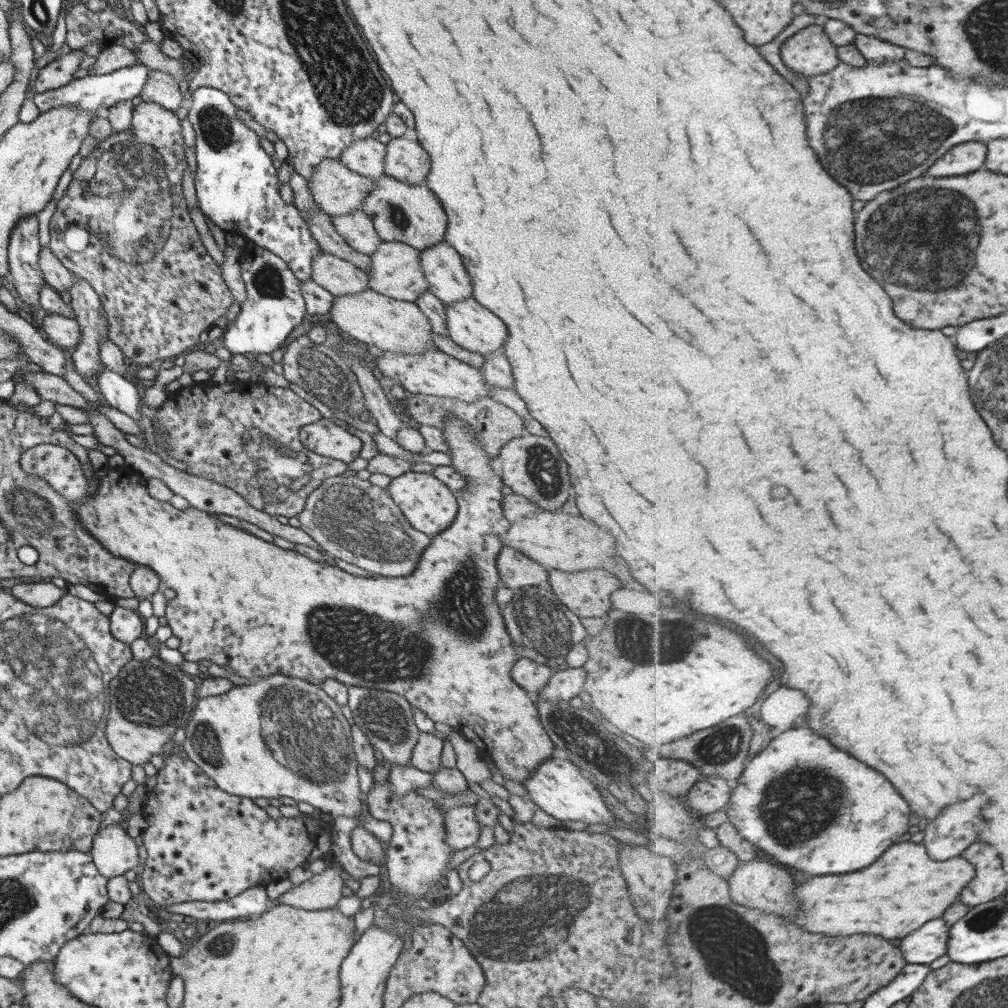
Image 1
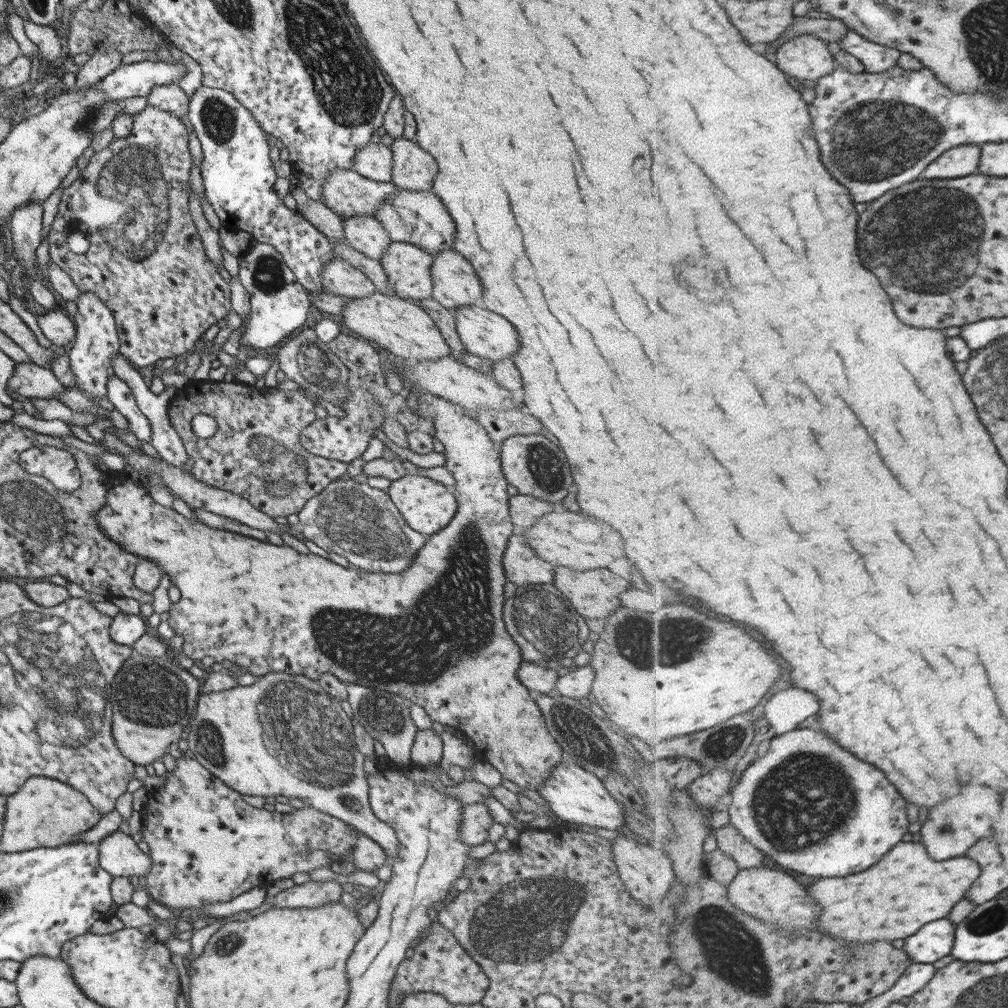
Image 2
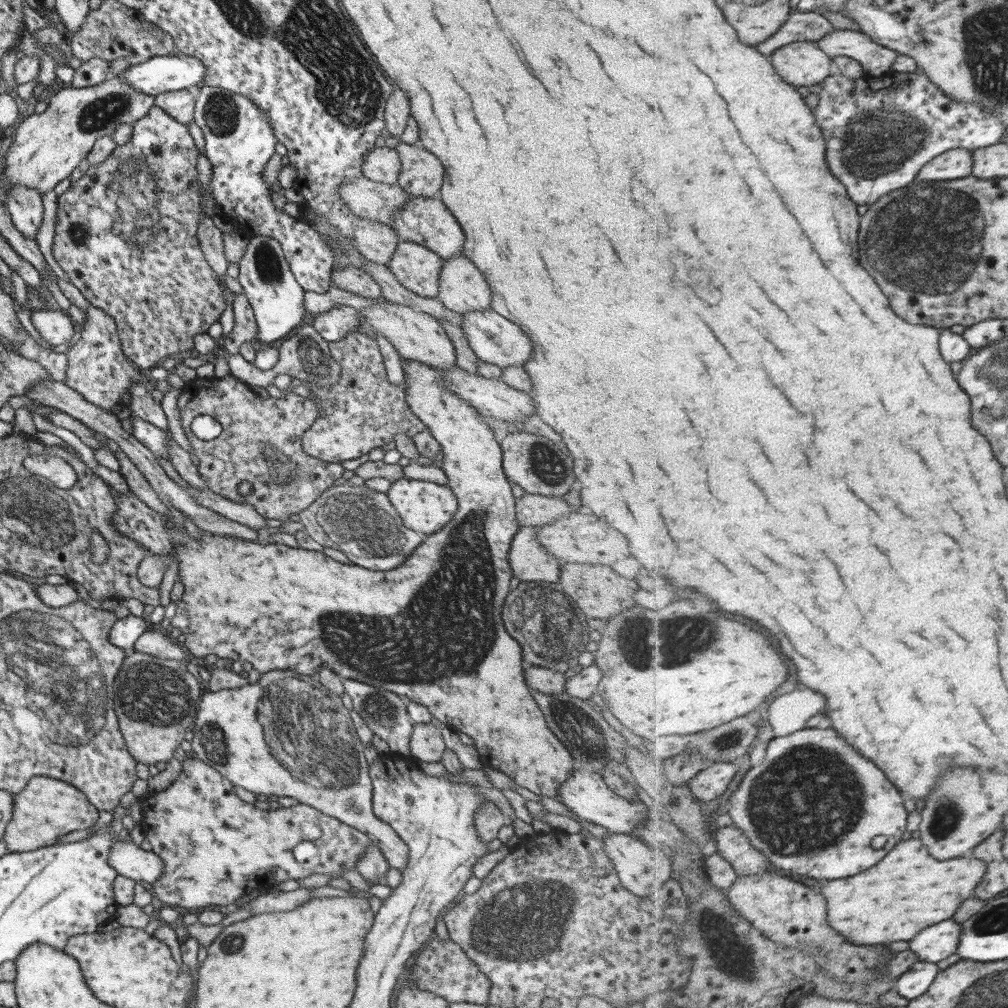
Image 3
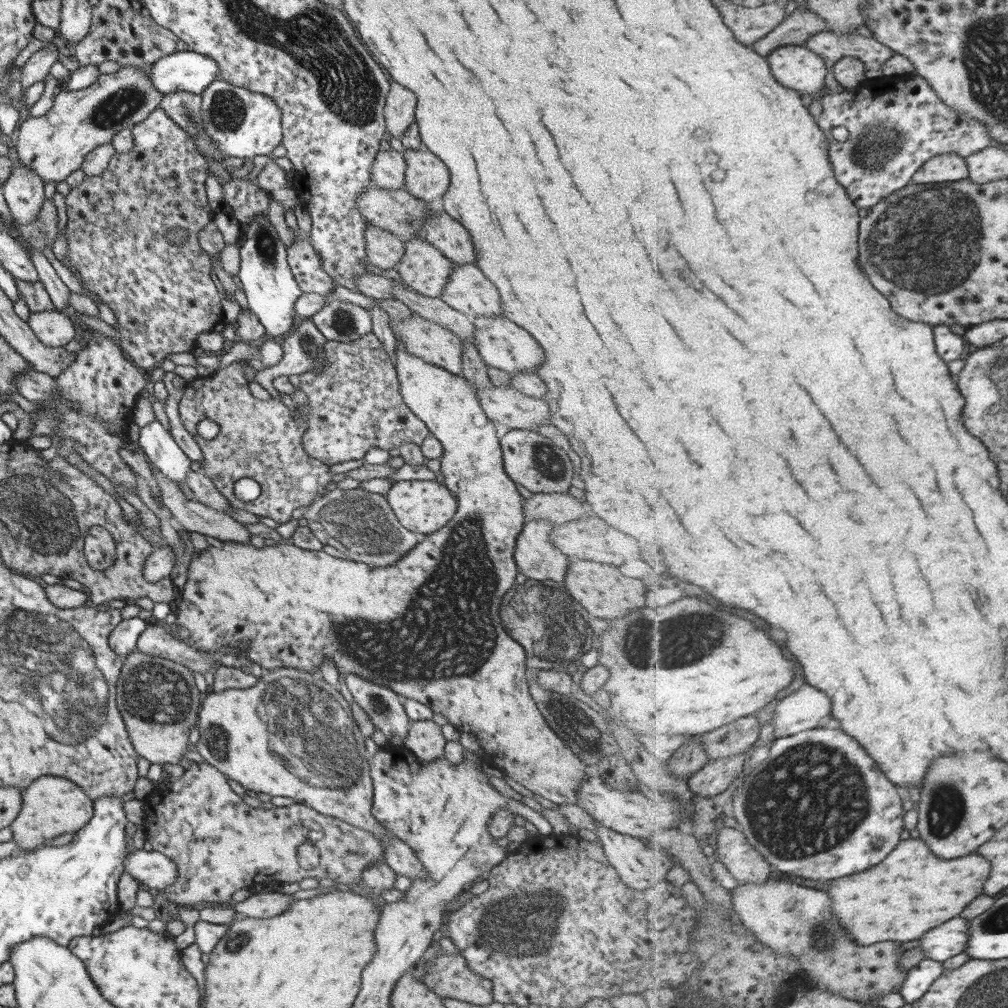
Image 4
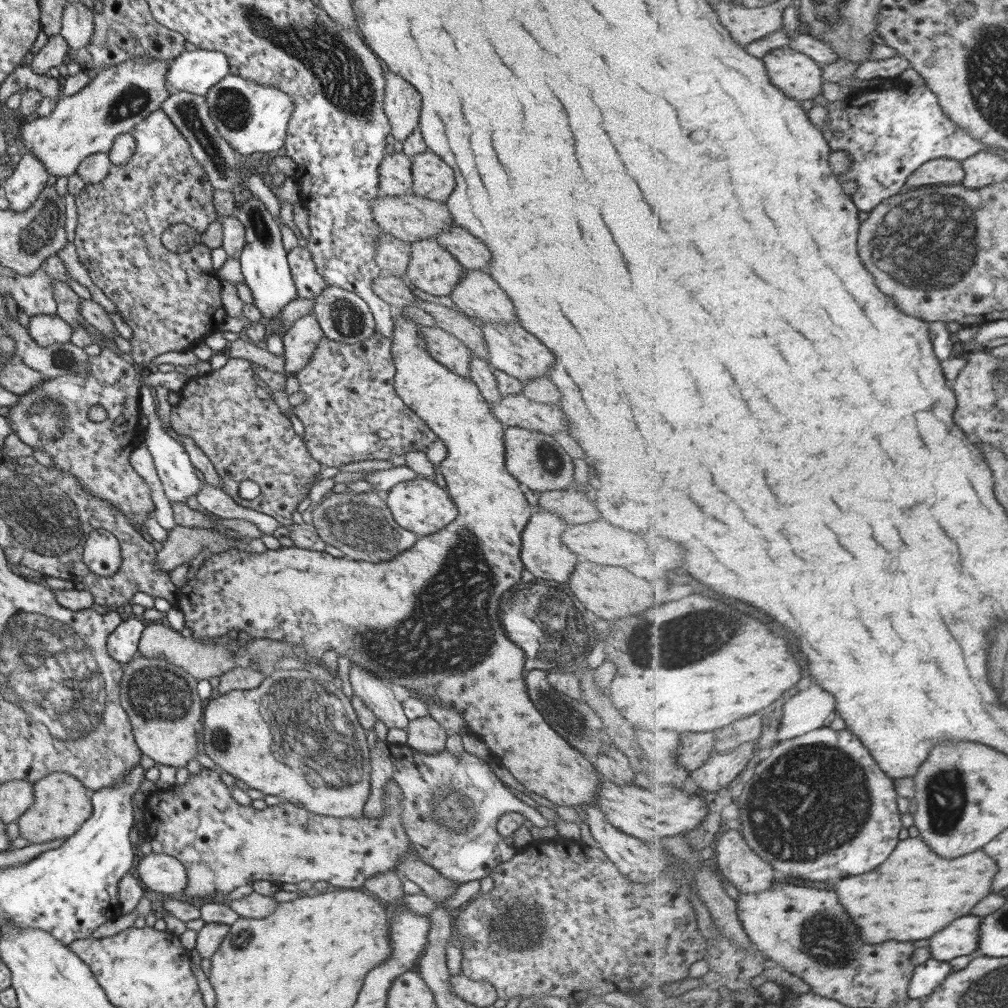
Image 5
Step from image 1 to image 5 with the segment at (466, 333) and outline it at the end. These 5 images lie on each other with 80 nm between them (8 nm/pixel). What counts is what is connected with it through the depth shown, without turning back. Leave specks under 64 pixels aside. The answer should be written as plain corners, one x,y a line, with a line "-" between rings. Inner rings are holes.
517,322
501,324
483,323
480,328
487,355
486,363
492,368
516,378
519,382
529,381
529,378
547,376
547,371
553,365
553,357
543,344
531,334
519,327

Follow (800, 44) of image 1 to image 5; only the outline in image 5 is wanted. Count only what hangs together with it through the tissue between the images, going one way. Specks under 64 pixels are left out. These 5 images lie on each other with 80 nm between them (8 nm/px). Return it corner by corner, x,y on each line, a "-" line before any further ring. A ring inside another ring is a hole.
789,45
773,49
763,58
770,79
787,96
809,100
823,90
823,69
818,61

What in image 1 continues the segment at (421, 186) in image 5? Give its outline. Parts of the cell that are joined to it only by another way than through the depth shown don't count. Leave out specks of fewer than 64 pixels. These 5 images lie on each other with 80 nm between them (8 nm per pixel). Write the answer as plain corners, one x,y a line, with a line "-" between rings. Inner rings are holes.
391,137
385,145
384,174
407,184
425,184
430,162
426,152
403,137

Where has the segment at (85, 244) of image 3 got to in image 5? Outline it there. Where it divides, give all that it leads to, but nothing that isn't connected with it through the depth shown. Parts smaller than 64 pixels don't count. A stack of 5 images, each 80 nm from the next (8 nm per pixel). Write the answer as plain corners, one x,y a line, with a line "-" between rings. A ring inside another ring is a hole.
159,108
151,112
141,123
130,132
131,136
136,142
135,152
131,158
121,165
111,165
108,173
103,180
95,184
85,184
83,189
79,191
79,195
74,197
76,204
77,222
74,230
73,246
76,248
79,262
87,269
87,274
91,282
103,294
113,302
117,313
125,322
125,325
131,329
132,335
129,340
131,350
129,352
128,360
136,367
146,368
151,364
153,358
160,356
166,352
178,352
191,349
198,341
205,337
205,334
216,330
223,322
226,312
222,307
220,299
220,288
222,284
216,277
217,273
211,267
211,249
205,244
198,243
191,247
188,251
183,253
173,253
165,249
159,242
159,236
165,228
171,224
187,224
196,230
199,234
205,232
205,229
211,222
219,220
217,212
213,209
211,203
211,195
213,188
209,184
205,171
197,164
197,161
191,156
187,141
181,136
181,133
175,128
175,125
169,121
169,118

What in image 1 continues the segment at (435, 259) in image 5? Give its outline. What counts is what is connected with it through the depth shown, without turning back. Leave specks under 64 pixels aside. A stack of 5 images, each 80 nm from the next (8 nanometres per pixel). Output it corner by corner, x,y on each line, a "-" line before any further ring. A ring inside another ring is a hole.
381,241
375,252
369,254
371,268
367,272
368,288
389,298
413,303
426,292
427,281
420,267
420,252
400,242

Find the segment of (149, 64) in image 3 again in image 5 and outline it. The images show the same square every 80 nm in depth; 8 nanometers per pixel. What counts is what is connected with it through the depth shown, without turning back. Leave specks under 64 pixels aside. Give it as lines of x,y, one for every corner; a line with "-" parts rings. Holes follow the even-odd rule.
190,47
170,59
166,72
168,90
187,91
204,96
210,86
217,84
229,73
228,59
219,51

